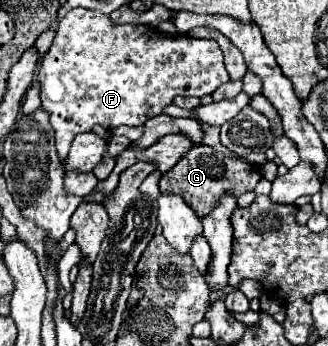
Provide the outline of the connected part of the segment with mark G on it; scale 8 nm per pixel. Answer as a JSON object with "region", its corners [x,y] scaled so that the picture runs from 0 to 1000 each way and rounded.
{"region":[[[601,416],[582,428],[582,439],[570,439],[570,451],[558,451],[558,462],[546,462],[546,474],[491,509],[485,543],[509,561],[552,561],[595,618],[619,630],[643,613],[643,601],[655,601],[655,590],[668,590],[668,566],[680,566],[680,555],[716,555],[716,566],[735,566],[741,555],[765,555],[790,520],[796,497],[784,480],[680,451],[637,422]]]}

